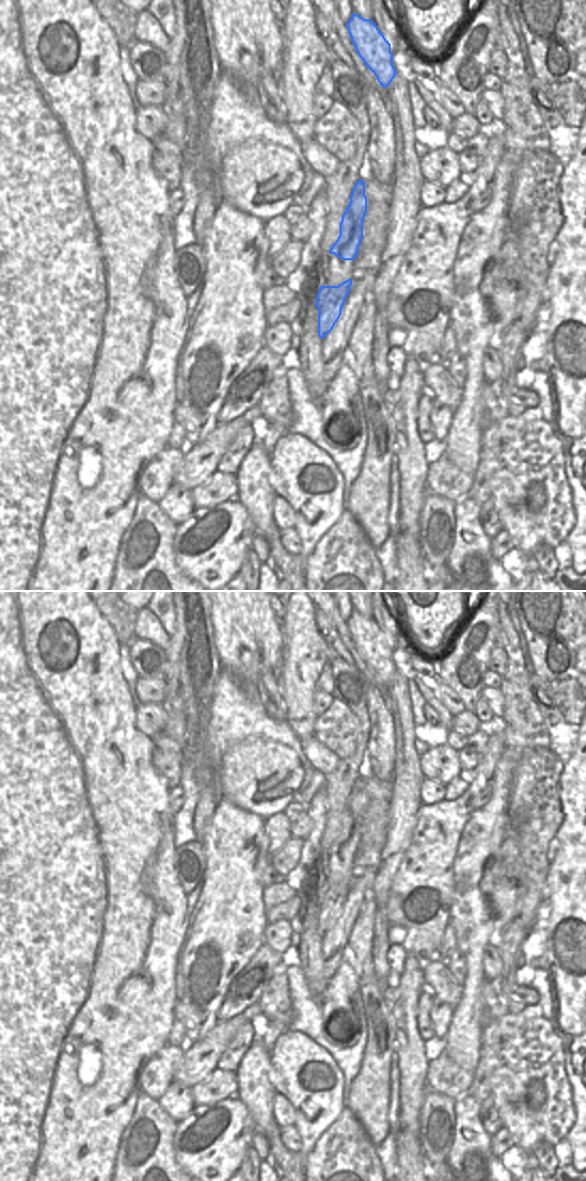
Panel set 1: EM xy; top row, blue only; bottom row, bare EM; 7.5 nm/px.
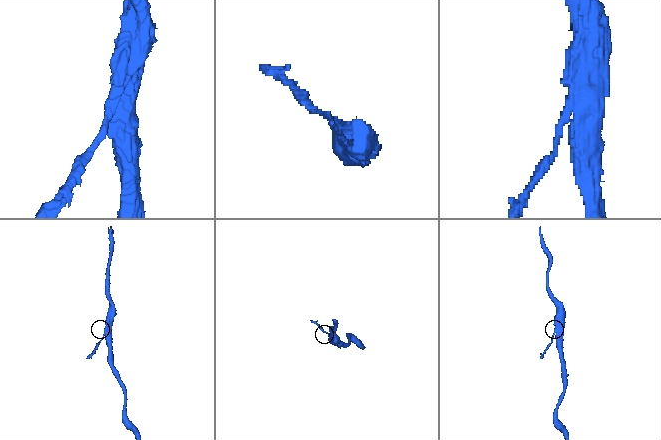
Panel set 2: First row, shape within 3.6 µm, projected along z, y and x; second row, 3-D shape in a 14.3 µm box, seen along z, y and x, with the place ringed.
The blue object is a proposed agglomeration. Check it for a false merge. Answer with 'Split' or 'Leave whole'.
Split.

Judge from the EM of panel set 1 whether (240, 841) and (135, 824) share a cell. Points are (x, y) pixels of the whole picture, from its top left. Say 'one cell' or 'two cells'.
two cells

